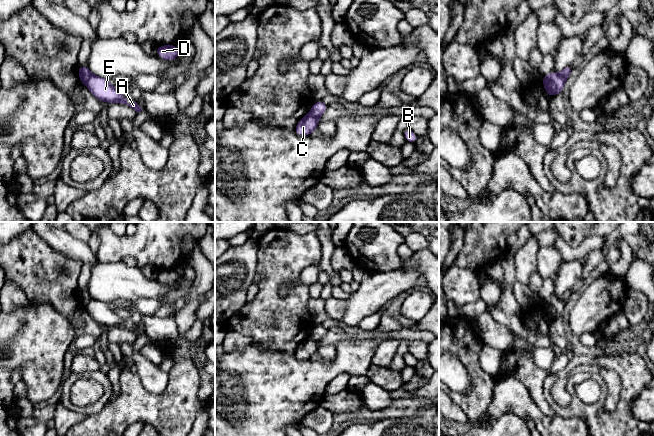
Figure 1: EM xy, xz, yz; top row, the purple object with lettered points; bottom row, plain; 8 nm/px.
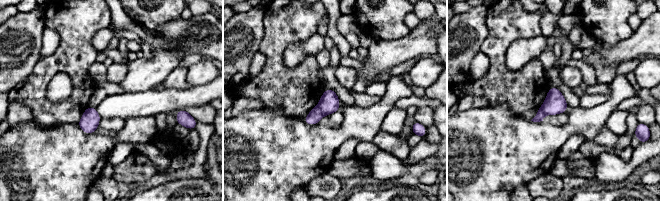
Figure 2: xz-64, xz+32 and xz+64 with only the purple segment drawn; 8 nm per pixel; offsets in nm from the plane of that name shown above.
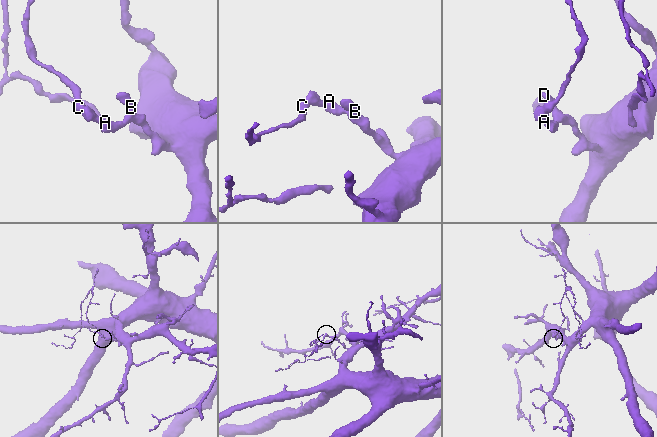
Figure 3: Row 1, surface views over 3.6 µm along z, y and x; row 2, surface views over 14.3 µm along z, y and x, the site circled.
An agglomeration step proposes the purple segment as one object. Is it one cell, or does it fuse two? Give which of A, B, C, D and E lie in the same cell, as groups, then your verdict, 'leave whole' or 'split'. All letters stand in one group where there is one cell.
A B D E / C | split

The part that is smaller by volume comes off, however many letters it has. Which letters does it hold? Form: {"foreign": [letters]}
{"foreign": ["C"]}

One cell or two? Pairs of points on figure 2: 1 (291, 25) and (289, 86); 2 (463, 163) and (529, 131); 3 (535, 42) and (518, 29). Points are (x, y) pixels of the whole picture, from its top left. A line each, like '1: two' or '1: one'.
1: one
2: one
3: two

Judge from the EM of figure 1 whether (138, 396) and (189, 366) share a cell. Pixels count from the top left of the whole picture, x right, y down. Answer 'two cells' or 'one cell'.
one cell

